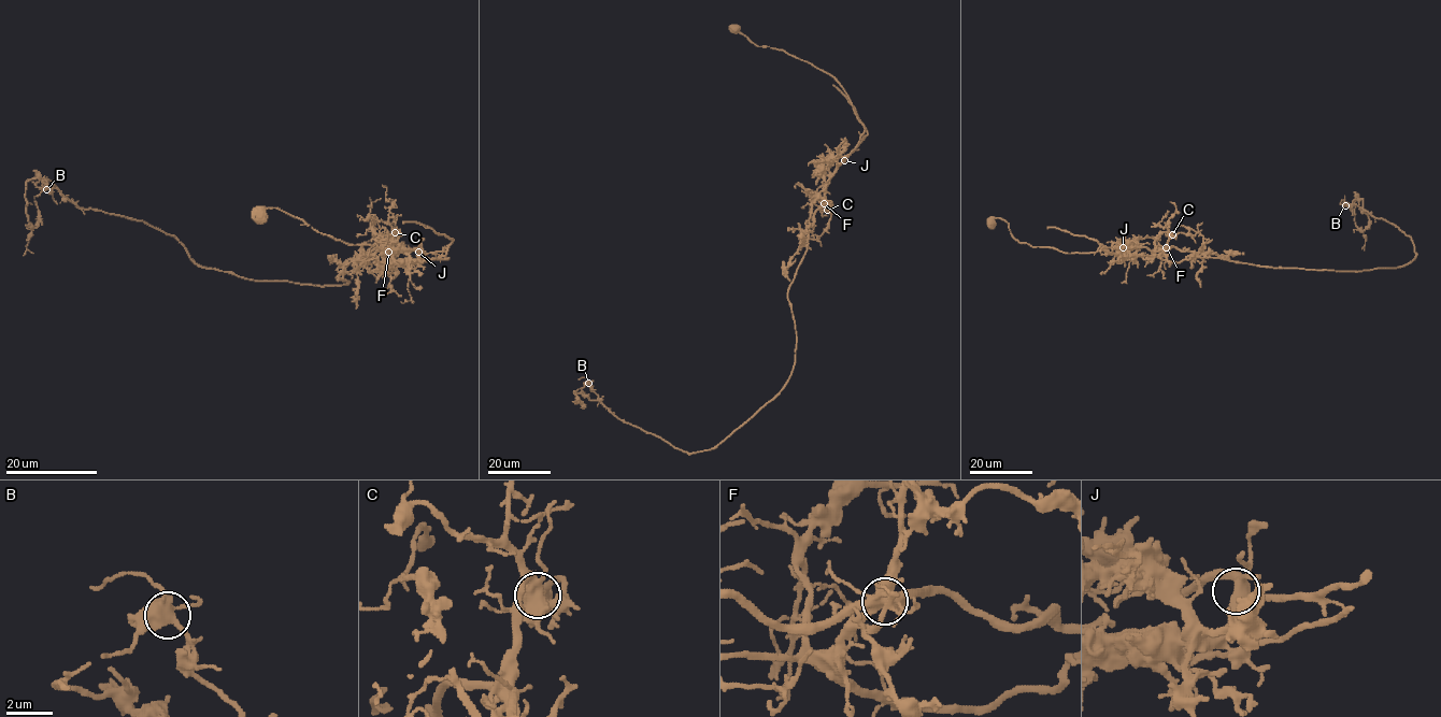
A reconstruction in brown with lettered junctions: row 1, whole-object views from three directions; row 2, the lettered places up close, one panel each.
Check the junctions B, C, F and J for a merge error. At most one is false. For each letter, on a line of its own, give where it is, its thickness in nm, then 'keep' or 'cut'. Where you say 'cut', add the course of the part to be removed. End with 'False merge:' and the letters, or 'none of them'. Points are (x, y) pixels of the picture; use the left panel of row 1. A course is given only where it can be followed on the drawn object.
B: (46, 189) | 500 nm | keep
C: (395, 232) | 500 nm | keep
F: (388, 252) | 500 nm | cut | (389, 252), (337, 276), (347, 284), (251, 281), (44, 178), (26, 183), (33, 227), (34, 201)
J: (418, 252) | 440 nm | keep
False merge: F

